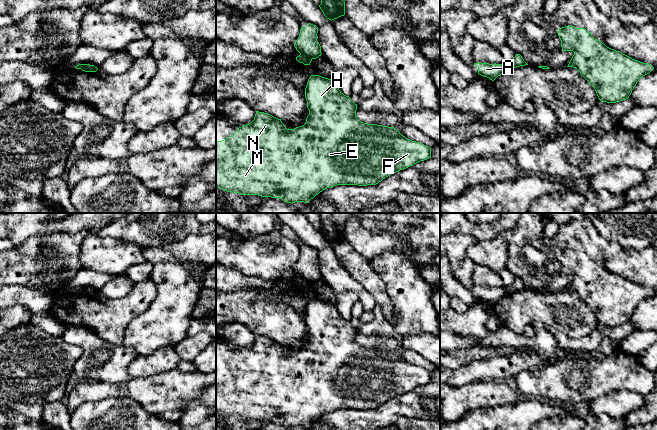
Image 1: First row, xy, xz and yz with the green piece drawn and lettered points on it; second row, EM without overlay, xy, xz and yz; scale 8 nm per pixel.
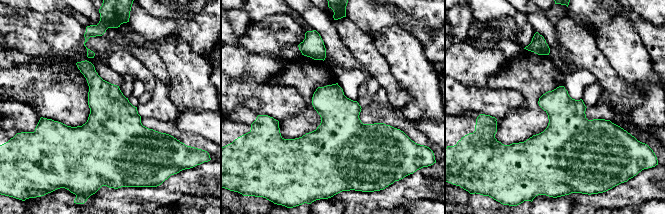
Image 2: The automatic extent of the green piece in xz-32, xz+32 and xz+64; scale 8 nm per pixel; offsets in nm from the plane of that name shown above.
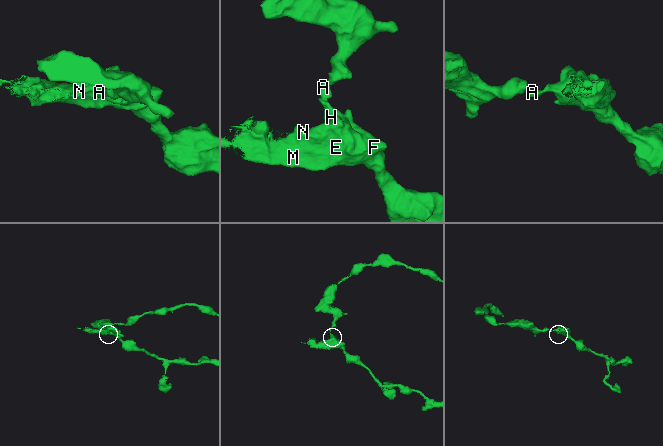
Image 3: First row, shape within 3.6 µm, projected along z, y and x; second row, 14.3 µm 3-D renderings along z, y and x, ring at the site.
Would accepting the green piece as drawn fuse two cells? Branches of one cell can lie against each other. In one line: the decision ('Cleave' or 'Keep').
Cleave

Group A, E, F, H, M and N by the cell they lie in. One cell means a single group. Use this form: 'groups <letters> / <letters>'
groups A / E F H M N

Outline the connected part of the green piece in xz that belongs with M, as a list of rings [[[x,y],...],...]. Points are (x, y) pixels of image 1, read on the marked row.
[[[311,75],[305,88],[305,98],[309,115],[304,125],[294,129],[287,129],[278,119],[268,113],[256,111],[254,120],[246,125],[239,127],[228,138],[216,142],[216,187],[227,192],[238,193],[241,195],[258,195],[261,197],[279,198],[287,203],[304,202],[308,203],[316,195],[327,188],[337,185],[376,185],[389,175],[400,170],[406,169],[414,164],[431,158],[431,148],[412,141],[403,136],[396,128],[377,124],[368,124],[361,122],[356,117],[357,104],[355,104],[349,96],[344,95],[338,88],[337,82],[319,75]]]

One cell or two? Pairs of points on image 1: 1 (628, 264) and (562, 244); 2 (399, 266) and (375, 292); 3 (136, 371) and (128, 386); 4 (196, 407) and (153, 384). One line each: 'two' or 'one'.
1: one
2: two
3: two
4: two

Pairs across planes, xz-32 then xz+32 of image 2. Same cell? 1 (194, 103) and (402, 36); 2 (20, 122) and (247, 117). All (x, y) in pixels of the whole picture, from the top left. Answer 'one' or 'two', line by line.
1: one
2: one

